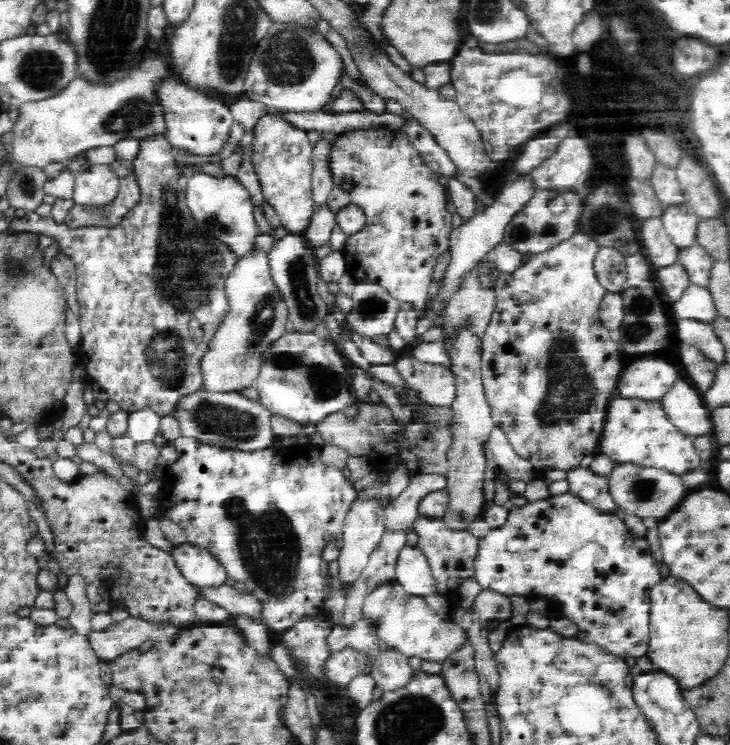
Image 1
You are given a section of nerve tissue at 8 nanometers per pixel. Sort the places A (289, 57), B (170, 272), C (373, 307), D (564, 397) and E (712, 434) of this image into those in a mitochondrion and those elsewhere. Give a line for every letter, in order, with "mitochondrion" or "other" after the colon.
A: mitochondrion
B: other
C: mitochondrion
D: mitochondrion
E: other

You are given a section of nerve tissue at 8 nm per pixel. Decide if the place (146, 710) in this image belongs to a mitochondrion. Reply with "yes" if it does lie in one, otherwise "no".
no

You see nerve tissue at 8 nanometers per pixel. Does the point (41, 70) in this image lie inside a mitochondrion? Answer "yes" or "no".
yes

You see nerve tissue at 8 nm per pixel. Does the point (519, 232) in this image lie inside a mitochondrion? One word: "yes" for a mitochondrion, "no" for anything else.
yes

